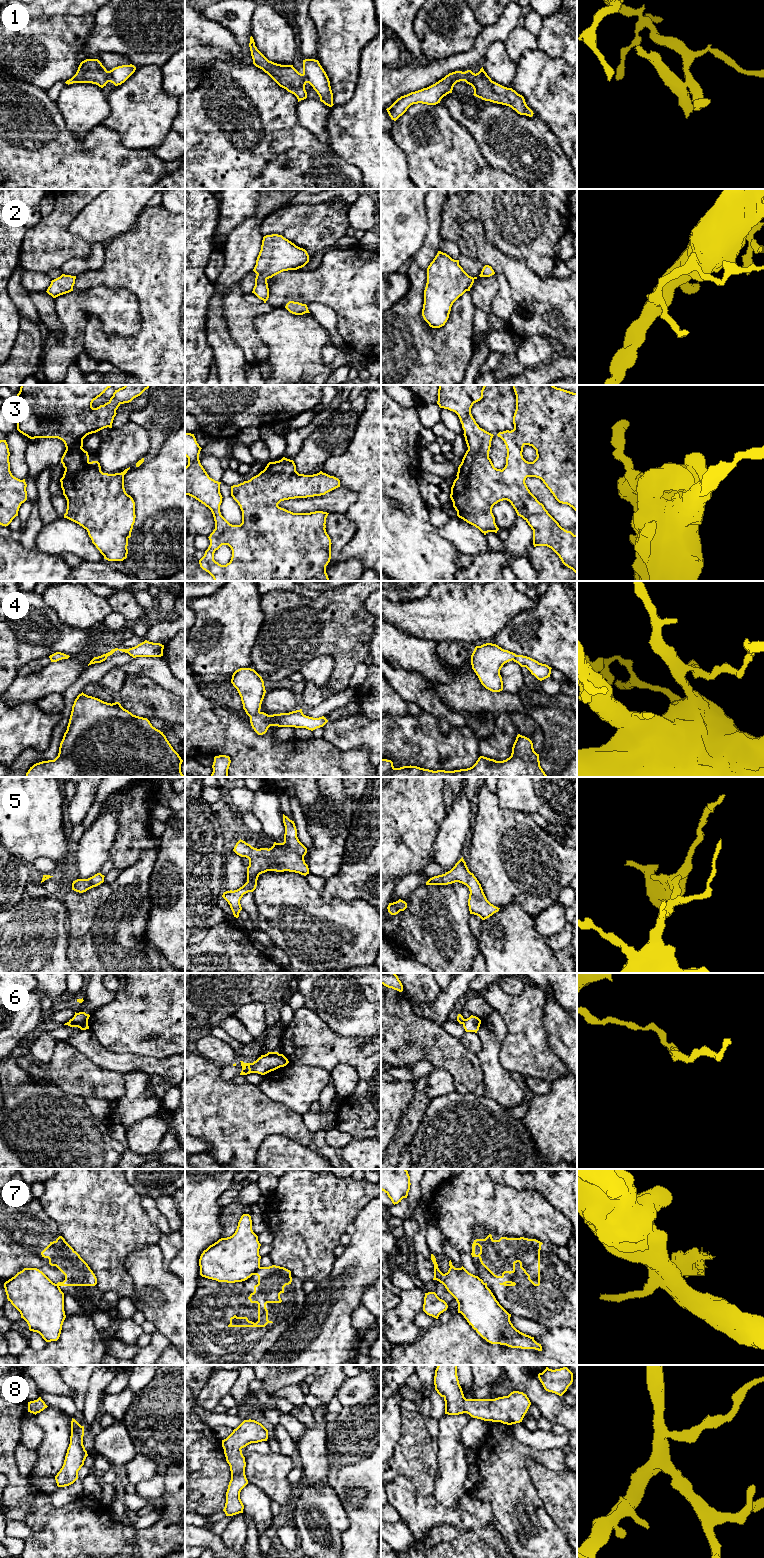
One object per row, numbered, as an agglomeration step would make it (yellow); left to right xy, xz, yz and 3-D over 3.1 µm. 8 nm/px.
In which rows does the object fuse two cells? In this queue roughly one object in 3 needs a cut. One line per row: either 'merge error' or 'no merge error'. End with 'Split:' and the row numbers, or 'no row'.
1: merge error
2: no merge error
3: no merge error
4: no merge error
5: no merge error
6: merge error
7: merge error
8: no merge error
Split: 1, 6, 7

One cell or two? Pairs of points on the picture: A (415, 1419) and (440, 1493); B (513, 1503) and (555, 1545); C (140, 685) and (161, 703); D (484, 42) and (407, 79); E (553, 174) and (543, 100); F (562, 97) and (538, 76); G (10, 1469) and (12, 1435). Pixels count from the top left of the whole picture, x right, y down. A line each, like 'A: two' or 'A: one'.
A: two
B: one
C: one
D: one
E: two
F: one
G: one

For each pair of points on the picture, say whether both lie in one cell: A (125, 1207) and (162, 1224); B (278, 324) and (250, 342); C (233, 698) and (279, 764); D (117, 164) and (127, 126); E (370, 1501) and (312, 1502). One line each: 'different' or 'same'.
A: different
B: different
C: different
D: different
E: different

